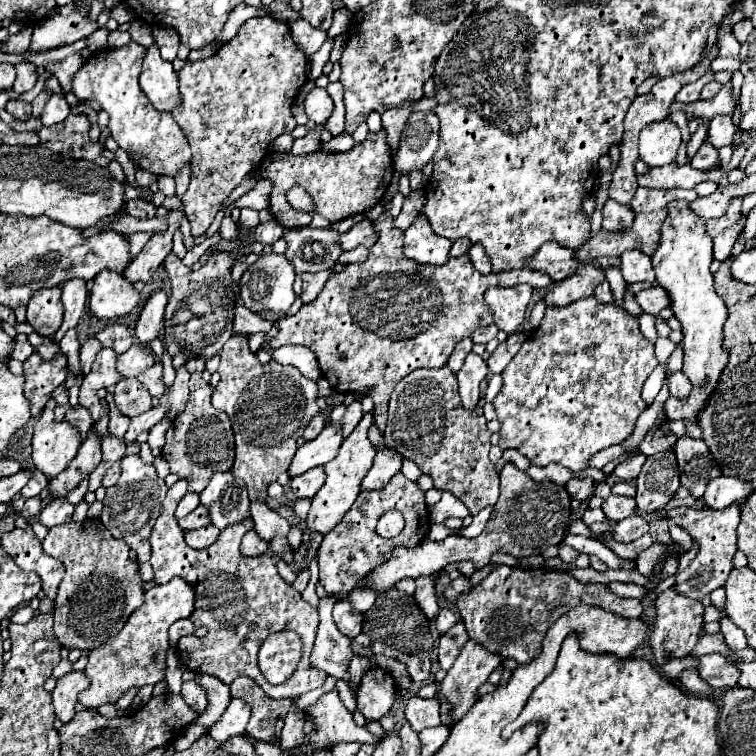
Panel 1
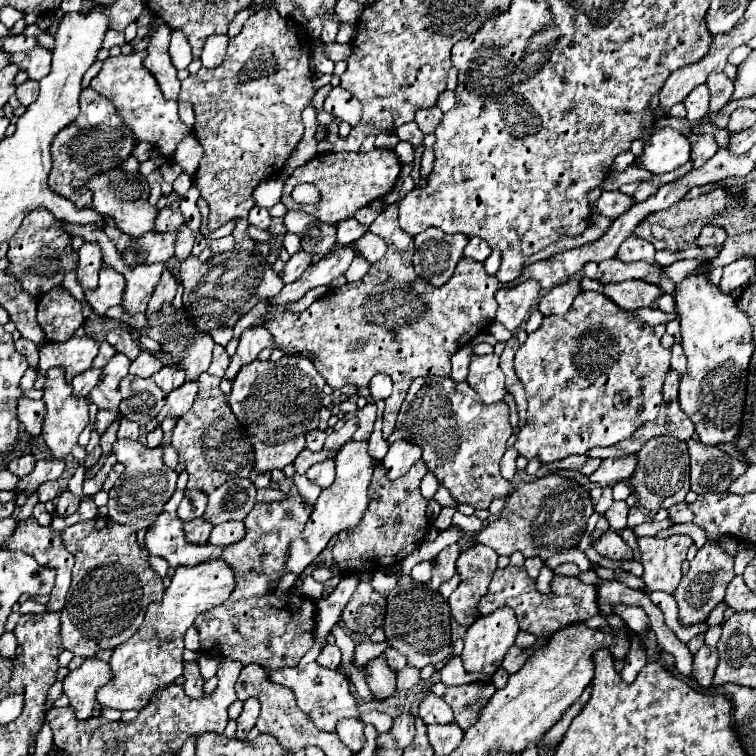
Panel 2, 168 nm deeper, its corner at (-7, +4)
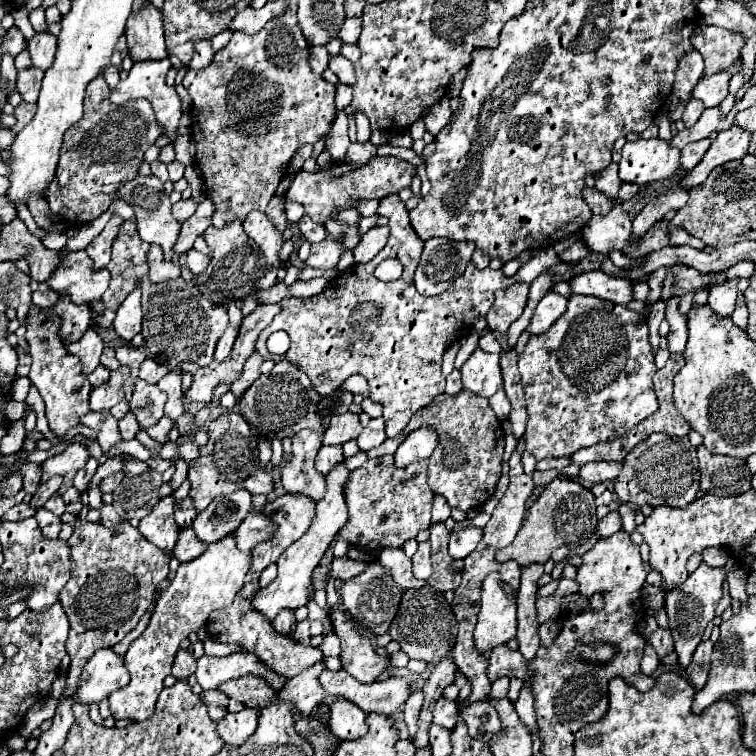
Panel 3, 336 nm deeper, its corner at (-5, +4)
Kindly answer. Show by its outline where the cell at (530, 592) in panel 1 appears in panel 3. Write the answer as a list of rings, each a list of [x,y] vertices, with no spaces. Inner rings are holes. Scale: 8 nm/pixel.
[[[646,644],[646,650],[644,650],[644,658],[642,658],[642,672],[646,676],[652,676],[656,672],[656,668],[660,666],[660,660],[654,652],[654,648],[650,644]]]

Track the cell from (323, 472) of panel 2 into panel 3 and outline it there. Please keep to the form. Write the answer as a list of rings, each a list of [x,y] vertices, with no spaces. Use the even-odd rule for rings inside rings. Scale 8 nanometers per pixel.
[[[322,446],[316,456],[316,470],[326,476],[340,462],[344,462],[342,446]]]

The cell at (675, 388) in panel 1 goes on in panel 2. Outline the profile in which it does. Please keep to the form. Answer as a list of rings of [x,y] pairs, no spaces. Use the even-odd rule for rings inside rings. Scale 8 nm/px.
[[[676,338],[674,346],[672,346],[672,362],[670,362],[670,368],[674,368],[674,372],[678,372],[680,376],[686,372],[686,356],[682,352],[682,346],[680,346],[680,340]]]

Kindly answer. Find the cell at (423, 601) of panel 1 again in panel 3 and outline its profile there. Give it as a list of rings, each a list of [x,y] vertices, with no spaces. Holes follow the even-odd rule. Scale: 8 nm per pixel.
[[[468,526],[468,528],[462,528],[460,532],[454,532],[450,538],[450,548],[448,548],[450,556],[452,558],[466,558],[476,548],[482,534],[484,534],[484,530],[474,528],[474,526]]]

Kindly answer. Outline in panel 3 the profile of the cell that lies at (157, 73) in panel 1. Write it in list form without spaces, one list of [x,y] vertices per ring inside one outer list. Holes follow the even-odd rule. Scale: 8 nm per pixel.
[[[144,2],[138,12],[132,12],[124,36],[128,40],[130,58],[134,62],[168,58],[164,44],[162,12],[156,10],[150,2]]]

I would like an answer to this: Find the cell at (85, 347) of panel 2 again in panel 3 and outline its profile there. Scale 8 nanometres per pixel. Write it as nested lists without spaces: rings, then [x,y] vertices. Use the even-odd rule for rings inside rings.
[[[88,328],[86,334],[74,342],[74,344],[68,344],[66,346],[70,354],[78,356],[80,362],[82,362],[82,372],[84,374],[90,374],[94,372],[94,368],[100,364],[100,356],[102,356],[102,350],[104,350],[104,342],[102,338],[96,334],[94,328]]]

